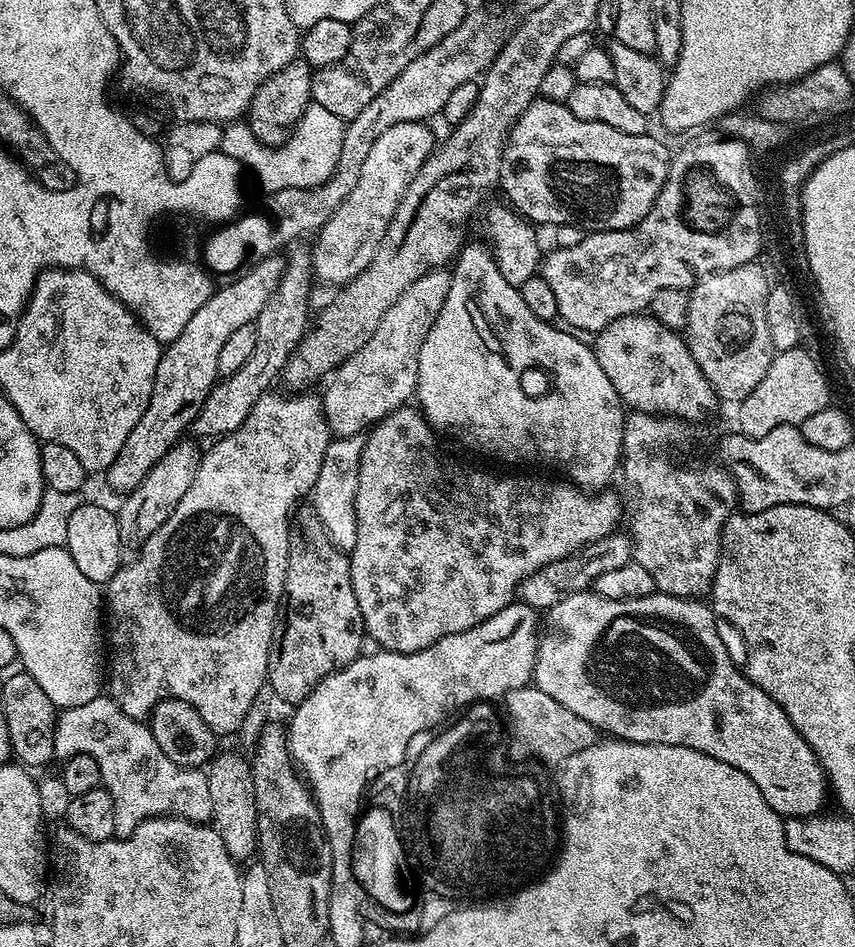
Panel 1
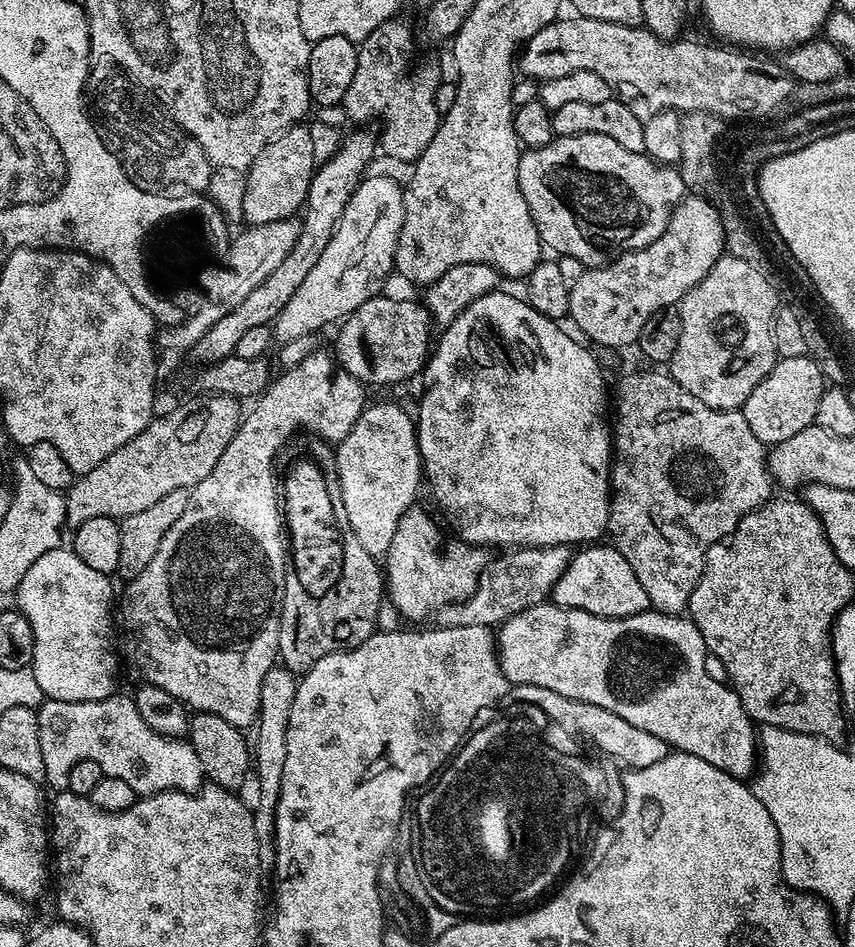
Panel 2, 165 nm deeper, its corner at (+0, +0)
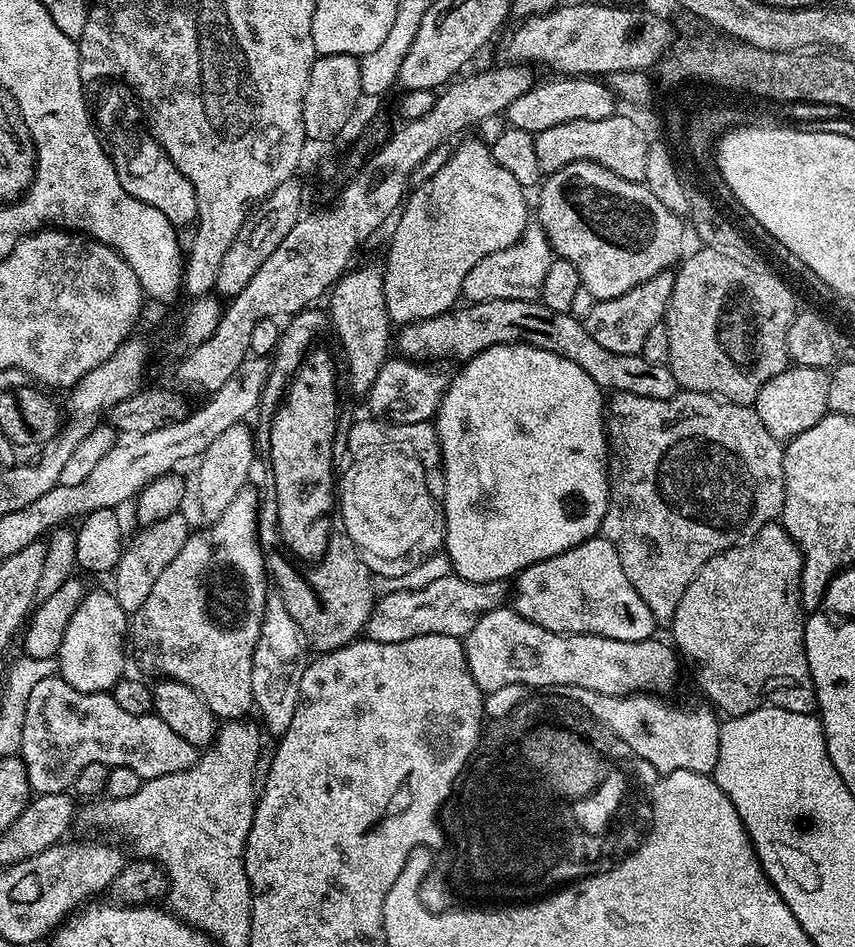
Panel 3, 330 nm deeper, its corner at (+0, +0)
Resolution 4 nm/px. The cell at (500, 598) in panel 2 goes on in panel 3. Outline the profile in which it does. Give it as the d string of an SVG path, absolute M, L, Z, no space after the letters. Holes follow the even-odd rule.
M447 574L430 581L420 590L392 592L377 599L368 619L367 637L380 642L402 642L426 634L446 634L466 637L470 630L488 612L501 607L509 595L510 588L505 581L466 582L461 576Z

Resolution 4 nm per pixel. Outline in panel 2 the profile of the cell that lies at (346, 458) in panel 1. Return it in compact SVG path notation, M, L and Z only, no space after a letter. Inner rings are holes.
M369 403L363 414L354 422L354 430L346 434L344 440L335 445L336 448L336 480L340 483L338 500L346 514L349 526L358 534L358 542L371 556L379 557L392 541L398 522L410 507L410 502L422 488L422 465L420 448L416 444L416 422L413 413L399 408L396 404Z

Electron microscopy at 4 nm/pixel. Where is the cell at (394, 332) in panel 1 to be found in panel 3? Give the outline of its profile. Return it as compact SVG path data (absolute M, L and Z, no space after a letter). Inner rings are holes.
M529 223L526 231L518 238L518 242L514 242L514 246L506 246L506 250L498 250L482 258L482 262L478 262L478 266L474 266L470 274L466 274L463 299L474 304L502 298L537 299L542 290L542 281L546 278L546 270L550 270L550 262L553 259L552 243L548 240L548 235L539 223Z

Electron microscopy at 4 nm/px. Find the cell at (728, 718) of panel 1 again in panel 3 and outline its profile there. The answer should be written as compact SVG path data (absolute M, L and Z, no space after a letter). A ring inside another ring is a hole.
M501 606L495 608L492 612L486 613L481 620L476 623L474 630L470 630L470 634L463 637L464 653L466 654L466 662L470 674L474 678L474 682L478 682L481 692L487 694L494 690L502 690L502 686L510 686L511 684L523 684L532 690L548 690L551 684L557 684L560 690L569 688L570 686L582 686L582 690L594 690L598 694L606 694L607 696L630 696L633 694L668 694L672 687L676 684L676 675L680 672L681 657L678 655L675 647L671 643L663 644L659 638L643 640L642 642L618 642L614 638L602 638L594 634L578 634L577 636L565 636L562 632L551 632L542 626L538 626L534 622L524 620L511 607Z

